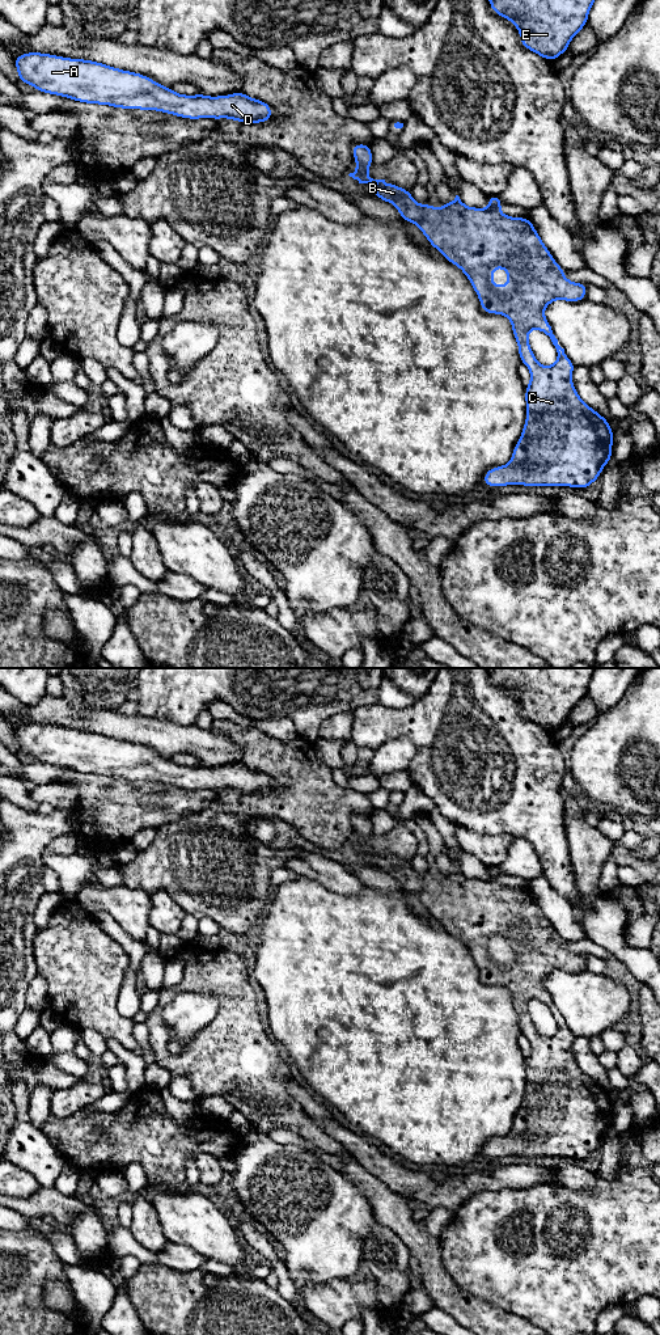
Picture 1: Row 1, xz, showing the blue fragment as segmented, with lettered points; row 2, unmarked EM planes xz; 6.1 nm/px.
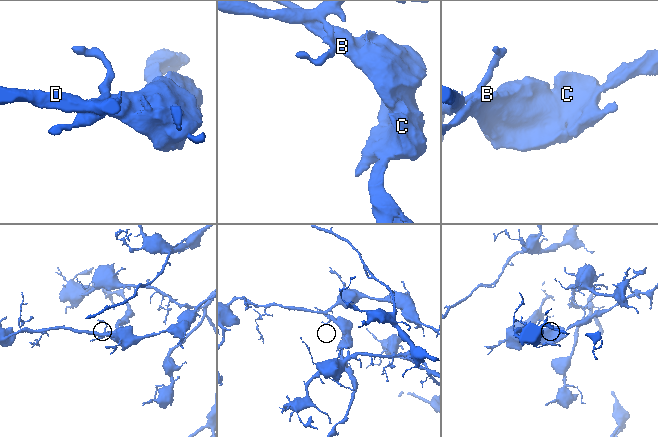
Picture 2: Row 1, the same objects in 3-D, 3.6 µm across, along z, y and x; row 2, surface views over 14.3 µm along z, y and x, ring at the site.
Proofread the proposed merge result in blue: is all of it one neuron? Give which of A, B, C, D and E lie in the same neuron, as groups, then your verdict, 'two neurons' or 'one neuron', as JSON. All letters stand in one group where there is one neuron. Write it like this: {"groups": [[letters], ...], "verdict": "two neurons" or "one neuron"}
{"groups": [["A", "D", "E"], ["B", "C"]], "verdict": "two neurons"}

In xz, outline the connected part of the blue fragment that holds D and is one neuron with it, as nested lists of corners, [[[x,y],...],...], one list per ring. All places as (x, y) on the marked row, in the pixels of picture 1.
[[[25,52],[13,58],[18,80],[37,92],[67,97],[84,103],[119,109],[157,110],[187,119],[229,118],[242,123],[272,119],[267,102],[241,92],[210,97],[178,94],[172,88],[136,72],[85,59]]]

